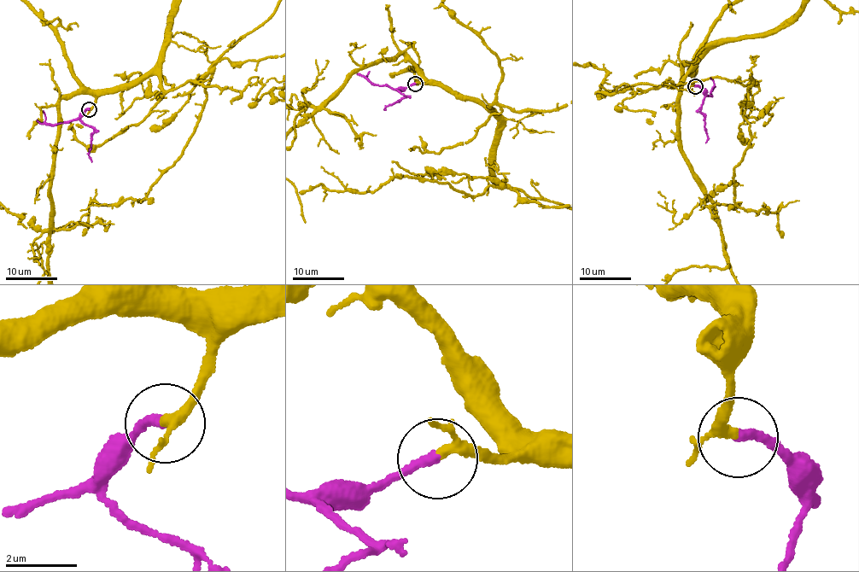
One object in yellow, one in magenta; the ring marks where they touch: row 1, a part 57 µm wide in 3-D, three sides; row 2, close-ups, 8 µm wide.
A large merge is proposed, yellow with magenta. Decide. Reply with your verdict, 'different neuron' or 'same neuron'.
same neuron

